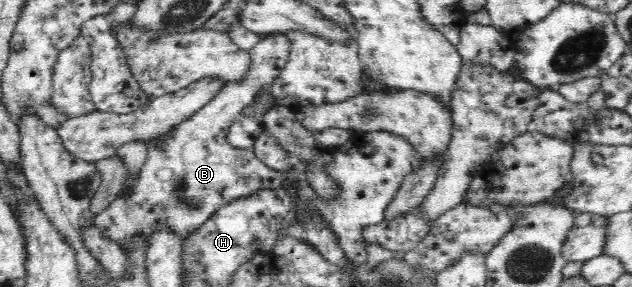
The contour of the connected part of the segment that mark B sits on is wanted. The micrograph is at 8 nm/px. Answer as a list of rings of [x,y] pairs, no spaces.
[[[283,33],[265,35],[257,43],[249,50],[251,65],[241,80],[226,82],[211,99],[211,102],[200,108],[191,118],[180,122],[174,131],[162,140],[162,143],[155,145],[155,141],[147,142],[148,157],[135,186],[132,188],[131,196],[127,200],[126,198],[117,198],[93,220],[94,225],[107,238],[120,245],[135,234],[142,234],[148,240],[151,236],[151,230],[159,222],[166,222],[166,225],[174,230],[179,238],[183,239],[187,236],[187,232],[196,231],[209,220],[211,214],[217,212],[221,206],[227,205],[231,200],[253,195],[263,188],[278,190],[281,186],[279,171],[271,170],[271,167],[261,162],[253,149],[235,148],[227,138],[231,125],[243,114],[243,108],[252,103],[257,92],[269,88],[288,62],[291,43]]]

